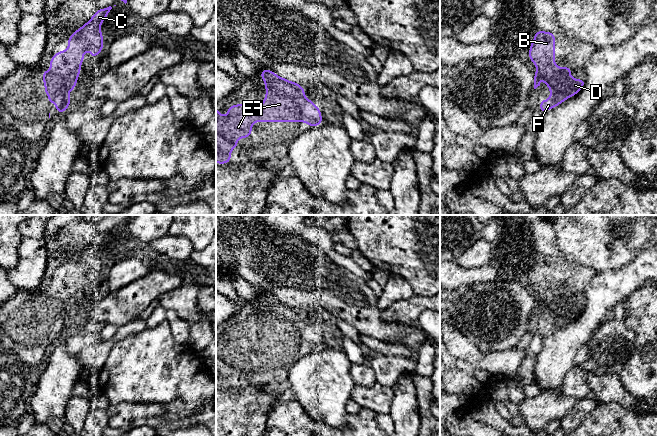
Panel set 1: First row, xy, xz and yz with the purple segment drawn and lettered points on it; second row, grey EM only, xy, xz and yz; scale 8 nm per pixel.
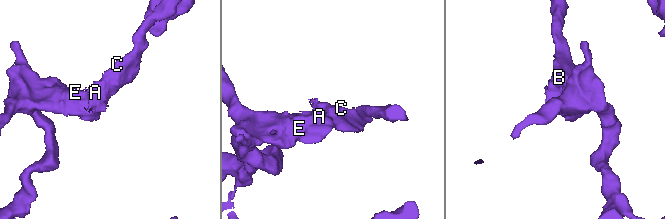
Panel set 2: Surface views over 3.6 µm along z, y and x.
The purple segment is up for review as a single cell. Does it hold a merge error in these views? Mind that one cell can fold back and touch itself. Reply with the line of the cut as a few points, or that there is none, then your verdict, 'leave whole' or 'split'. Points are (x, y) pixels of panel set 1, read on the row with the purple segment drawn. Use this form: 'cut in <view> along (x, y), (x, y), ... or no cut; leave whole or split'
no cut; leave whole

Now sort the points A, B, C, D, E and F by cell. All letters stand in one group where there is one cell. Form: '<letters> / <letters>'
A B C D E F

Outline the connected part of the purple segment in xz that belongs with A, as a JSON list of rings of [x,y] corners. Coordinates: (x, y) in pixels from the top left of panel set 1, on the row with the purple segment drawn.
[[[267,69],[259,76],[266,87],[263,104],[232,105],[227,116],[221,116],[216,108],[217,164],[232,162],[231,150],[238,146],[238,139],[251,135],[253,122],[305,122],[309,127],[323,122],[321,110],[305,97],[305,88],[298,82],[289,82]]]

